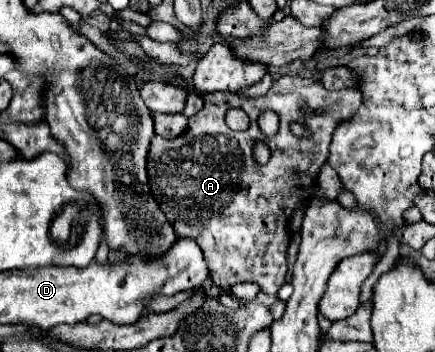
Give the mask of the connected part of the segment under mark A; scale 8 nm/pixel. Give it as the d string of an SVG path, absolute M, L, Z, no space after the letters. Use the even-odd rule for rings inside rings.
M280 76L268 94L260 98L242 98L238 94L230 92L210 92L204 96L204 108L188 118L188 130L174 138L162 138L154 136L148 152L148 178L152 184L152 192L156 202L160 204L166 218L174 224L174 230L182 238L194 240L210 266L210 278L212 282L228 292L232 286L240 282L254 282L260 286L260 292L268 296L278 296L278 290L286 282L286 250L290 244L288 224L294 216L294 210L298 204L306 204L316 194L316 180L322 170L322 166L328 162L328 146L334 134L334 128L342 120L350 120L354 112L358 112L362 104L362 92L358 88L344 88L340 92L326 90L318 80L308 80L300 76ZM230 106L242 106L246 114L250 116L250 128L246 132L234 132L226 126L224 114ZM328 106L332 108L330 114L316 114L316 108ZM262 110L274 110L280 116L280 130L274 138L266 138L256 118ZM290 122L302 122L312 130L310 140L298 140L290 134ZM264 142L268 144L272 156L266 164L258 164L254 158L254 144Z

